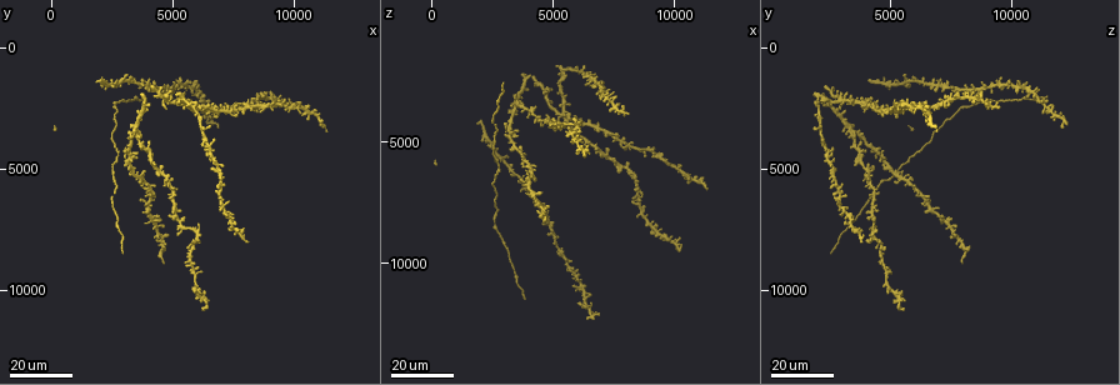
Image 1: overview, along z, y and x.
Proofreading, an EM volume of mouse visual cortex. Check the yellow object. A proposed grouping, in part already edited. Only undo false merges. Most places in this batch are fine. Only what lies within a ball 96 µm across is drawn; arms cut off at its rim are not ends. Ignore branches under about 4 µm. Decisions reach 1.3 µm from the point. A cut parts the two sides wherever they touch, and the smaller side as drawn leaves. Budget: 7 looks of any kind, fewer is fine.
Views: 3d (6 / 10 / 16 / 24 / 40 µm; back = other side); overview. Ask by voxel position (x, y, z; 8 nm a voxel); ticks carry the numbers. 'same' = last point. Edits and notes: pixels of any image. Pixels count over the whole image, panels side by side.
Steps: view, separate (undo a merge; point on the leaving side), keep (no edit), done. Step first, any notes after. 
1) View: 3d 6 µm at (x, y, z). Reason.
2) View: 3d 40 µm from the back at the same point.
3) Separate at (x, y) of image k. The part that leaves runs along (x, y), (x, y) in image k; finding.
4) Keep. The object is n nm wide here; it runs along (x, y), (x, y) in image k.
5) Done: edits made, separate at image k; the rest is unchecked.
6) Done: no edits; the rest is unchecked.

View: 3d 24 µm at (8600, 2100, 7700). A narrow waist.

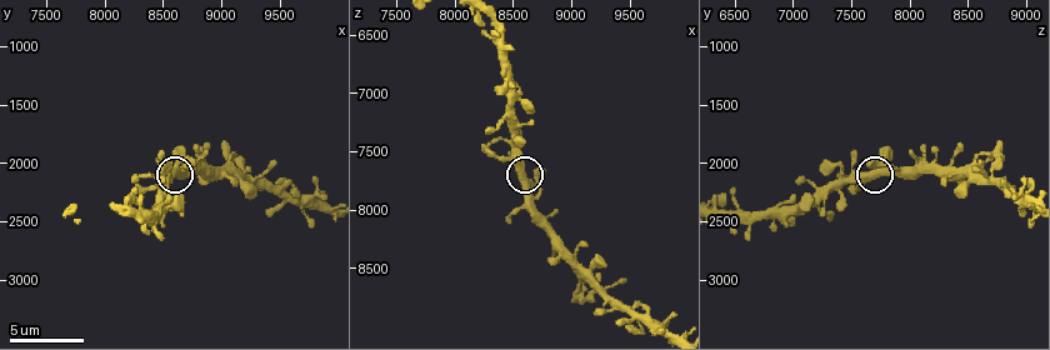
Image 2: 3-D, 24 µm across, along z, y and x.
View: 3d 6 µm at (8580, 2140, 7640). Zoom in.

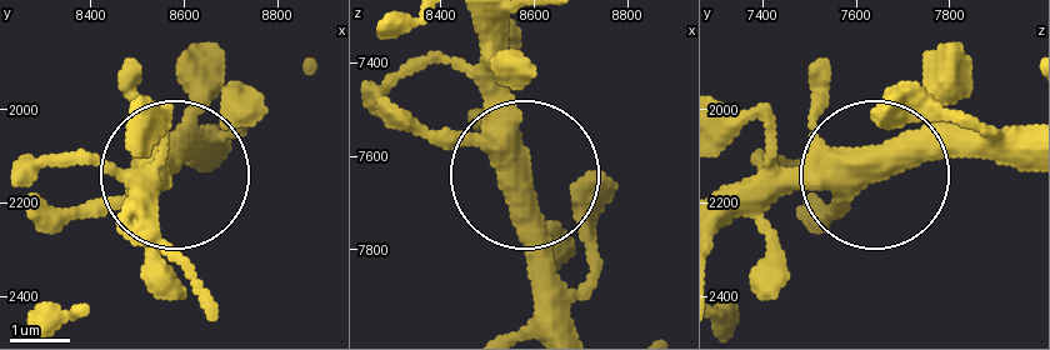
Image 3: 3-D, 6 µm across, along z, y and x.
Keep. Continuous, no second neuron.

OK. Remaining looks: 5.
View: 3d 24 µm at (3400, 5100, 5200). Three arms meet.

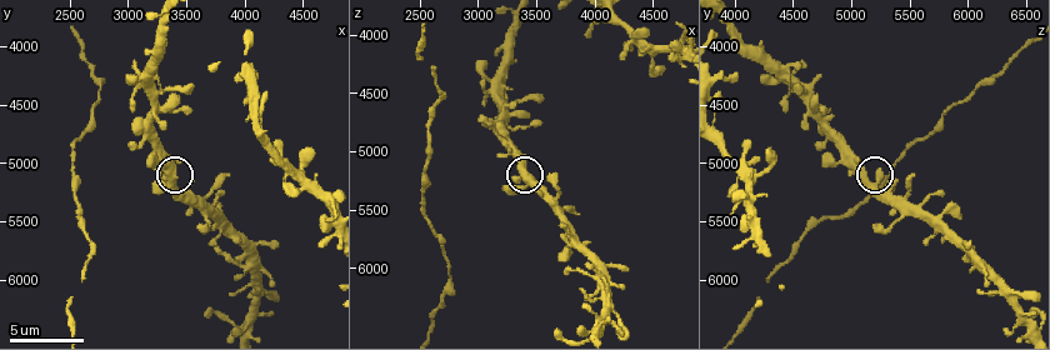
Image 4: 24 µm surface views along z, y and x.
View: 3d 10 µm at (3380, 5100, 5080).

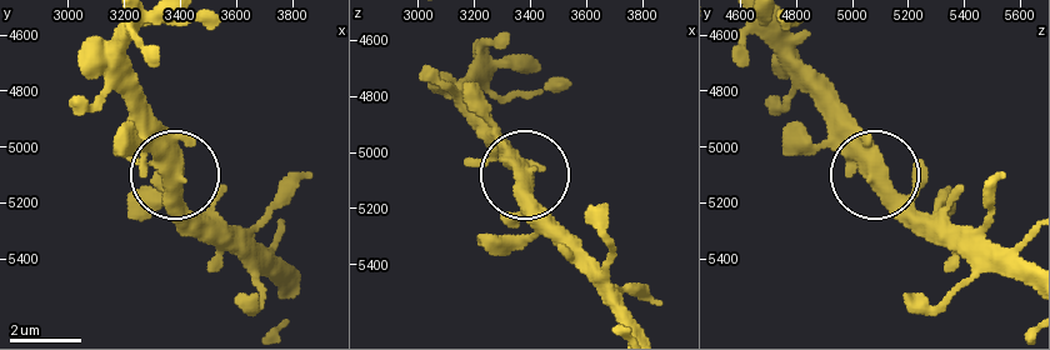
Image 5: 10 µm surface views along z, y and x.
Keep. Continuous, no second neuron.

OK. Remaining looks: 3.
View: 3d 16 µm at (2700, 2500, 8000).

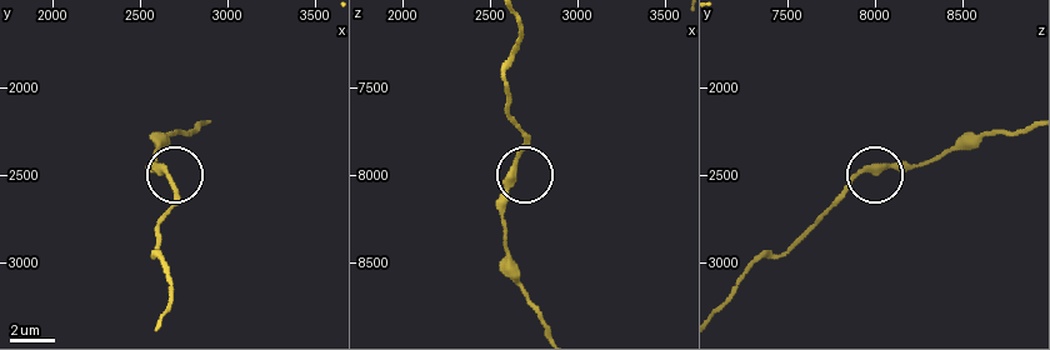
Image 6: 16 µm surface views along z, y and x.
View: 3d 6 µm at (2680, 2500, 7880). Closer look.

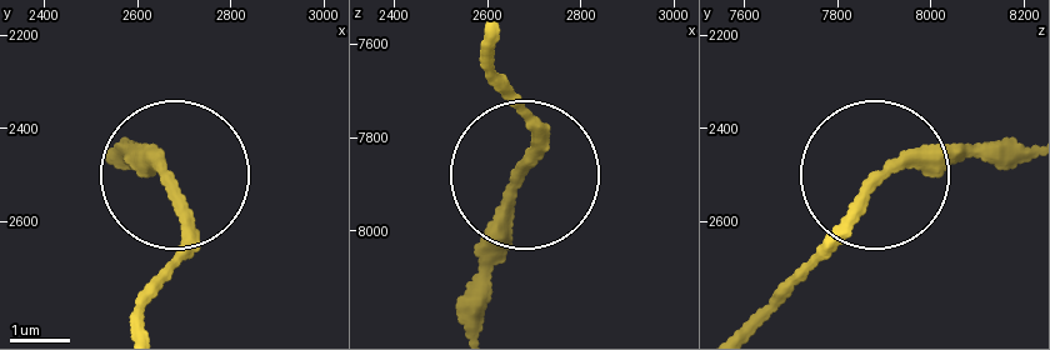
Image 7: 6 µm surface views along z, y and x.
Keep. The side arm is 35 µm long; it runs along (485, 49), (525, 109), (530, 158), (485, 318) in image 7; continuous, no second neuron.

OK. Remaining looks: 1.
Done: no edits; the rest is unchecked.

